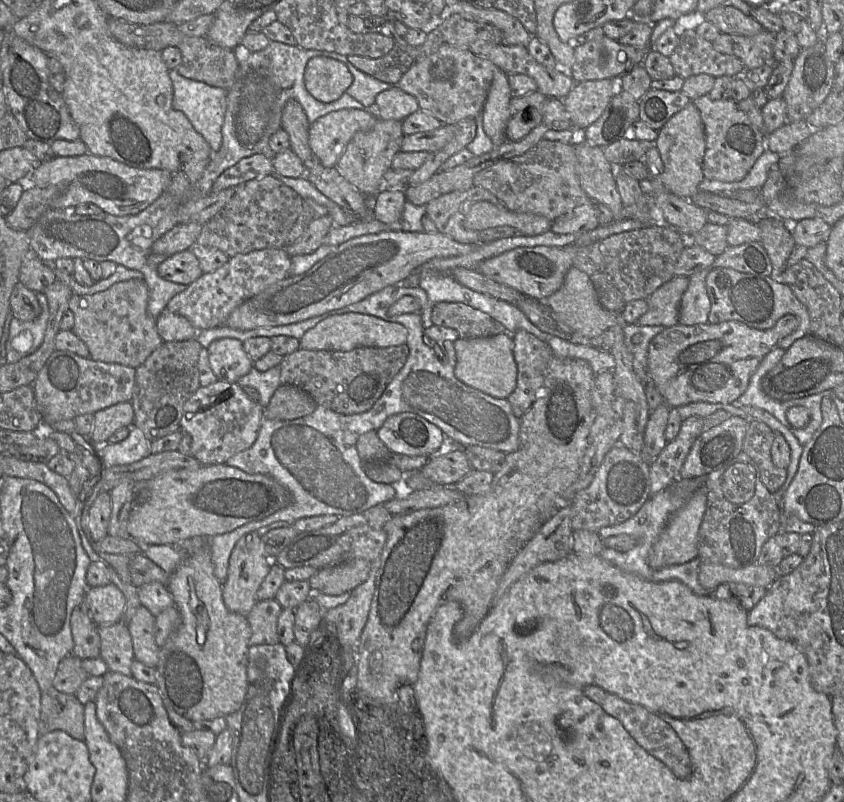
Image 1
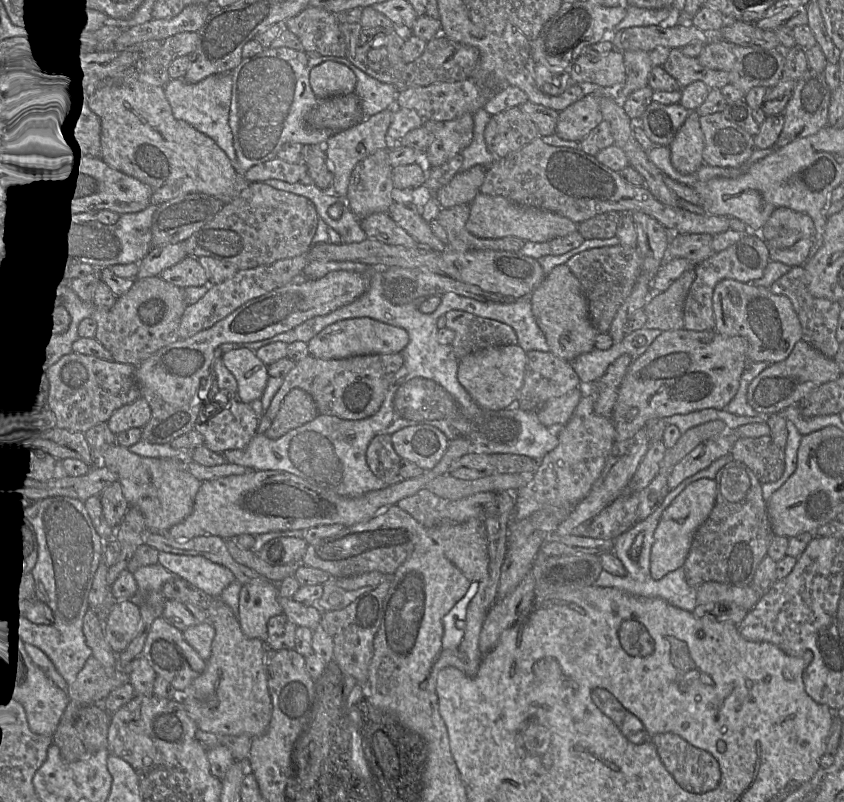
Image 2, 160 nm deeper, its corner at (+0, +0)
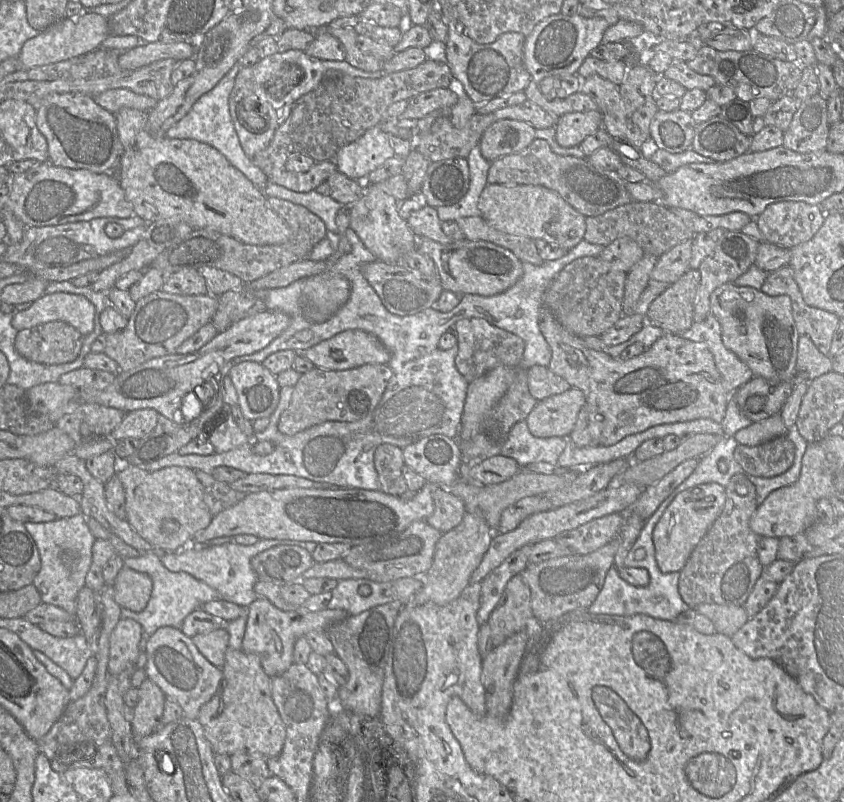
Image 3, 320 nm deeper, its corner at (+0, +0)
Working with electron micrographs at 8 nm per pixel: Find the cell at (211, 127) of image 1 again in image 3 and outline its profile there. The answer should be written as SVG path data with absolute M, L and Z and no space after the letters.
M238 61L212 90L201 96L190 111L167 131L166 136L172 139L197 140L214 147L248 180L262 190L268 183L268 177L245 154L230 116L229 97L241 68L241 63Z

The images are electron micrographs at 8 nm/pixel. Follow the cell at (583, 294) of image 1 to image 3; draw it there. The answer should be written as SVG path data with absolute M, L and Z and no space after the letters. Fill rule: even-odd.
M544 305L539 313L539 328L551 348L551 360L547 367L554 374L565 379L571 387L580 389L584 393L586 405L602 416L600 445L614 445L628 435L662 424L687 422L701 418L717 423L722 422L732 393L725 390L714 358L705 344L688 340L680 334L665 333L640 355L624 360L619 357L613 358L604 350L587 347L583 337L565 329ZM625 412L632 415L631 422L622 421L622 414Z

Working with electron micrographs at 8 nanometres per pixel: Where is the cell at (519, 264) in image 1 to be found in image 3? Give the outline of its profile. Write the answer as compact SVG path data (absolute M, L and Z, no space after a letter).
M418 238L417 248L434 262L444 290L457 294L491 296L517 283L523 274L523 262L510 250L488 241L464 239L441 244L429 238Z

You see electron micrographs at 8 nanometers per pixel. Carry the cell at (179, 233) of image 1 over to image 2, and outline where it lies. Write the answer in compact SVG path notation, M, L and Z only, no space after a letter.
M181 243L152 248L140 261L137 279L159 276L160 273L187 256Z

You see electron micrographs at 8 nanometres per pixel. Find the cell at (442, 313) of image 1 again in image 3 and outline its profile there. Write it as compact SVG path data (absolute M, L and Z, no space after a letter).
M466 318L457 321L450 329L457 339L458 352L455 366L467 382L484 375L497 366L520 367L524 341L517 335L490 324L483 318Z

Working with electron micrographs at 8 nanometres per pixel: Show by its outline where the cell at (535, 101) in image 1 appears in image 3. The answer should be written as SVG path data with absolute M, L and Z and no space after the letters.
M503 119L491 124L483 133L479 146L482 156L493 162L529 146L535 137L536 128L531 124L513 119Z

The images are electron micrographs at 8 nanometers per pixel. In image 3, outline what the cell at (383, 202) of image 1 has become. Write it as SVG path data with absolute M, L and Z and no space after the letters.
M423 206L412 212L406 222L417 238L429 238L441 244L448 244L452 241L442 231L442 222L438 218L435 207Z

